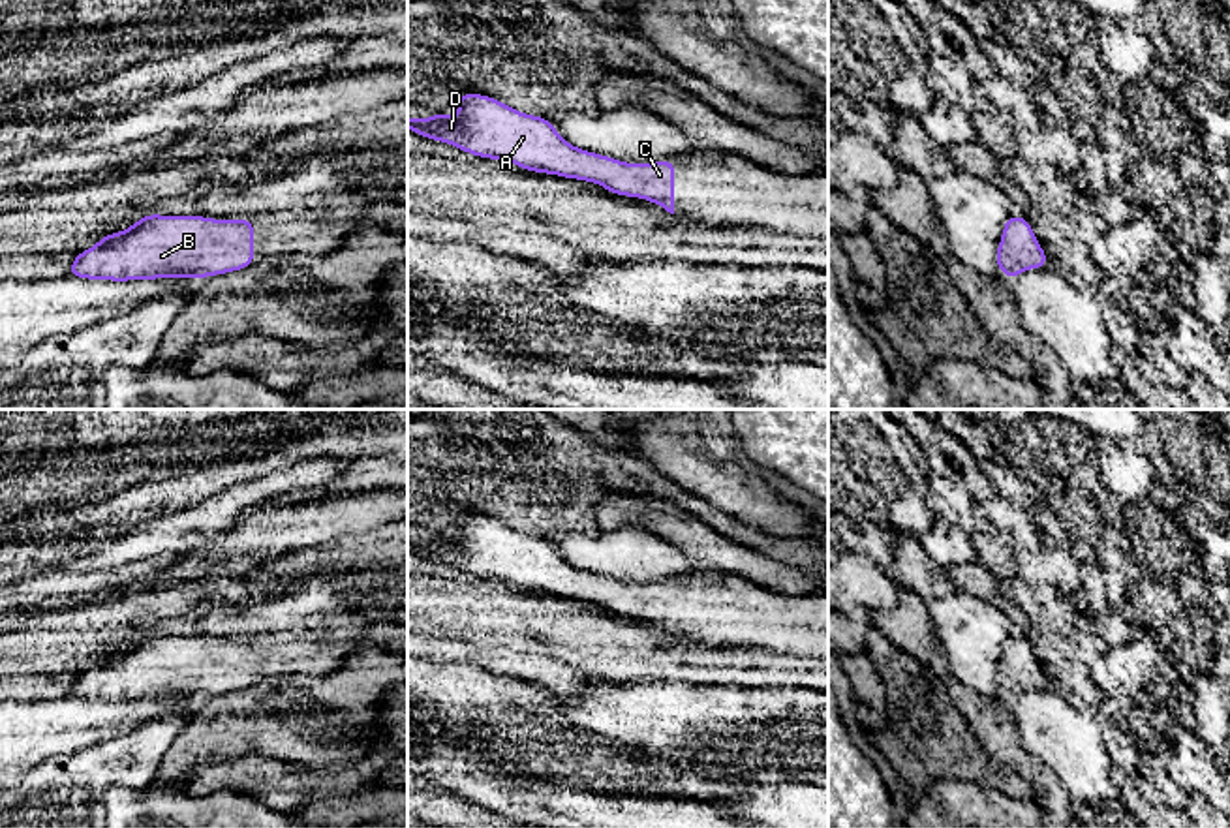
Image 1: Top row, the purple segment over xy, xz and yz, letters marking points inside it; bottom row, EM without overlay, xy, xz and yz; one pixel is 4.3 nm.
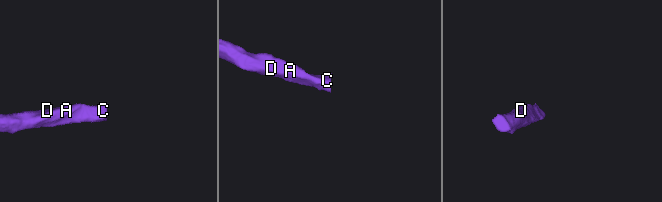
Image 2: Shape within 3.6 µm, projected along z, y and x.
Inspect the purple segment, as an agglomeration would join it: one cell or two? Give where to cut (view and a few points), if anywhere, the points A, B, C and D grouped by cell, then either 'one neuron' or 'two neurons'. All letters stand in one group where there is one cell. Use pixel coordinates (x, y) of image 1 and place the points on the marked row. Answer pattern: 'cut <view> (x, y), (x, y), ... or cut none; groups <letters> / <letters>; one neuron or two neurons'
cut none; groups A B C D; one neuron

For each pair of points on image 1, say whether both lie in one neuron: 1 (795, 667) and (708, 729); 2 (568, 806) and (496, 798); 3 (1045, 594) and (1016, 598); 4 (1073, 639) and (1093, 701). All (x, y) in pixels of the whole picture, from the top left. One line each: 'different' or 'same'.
1: different
2: same
3: same
4: same

